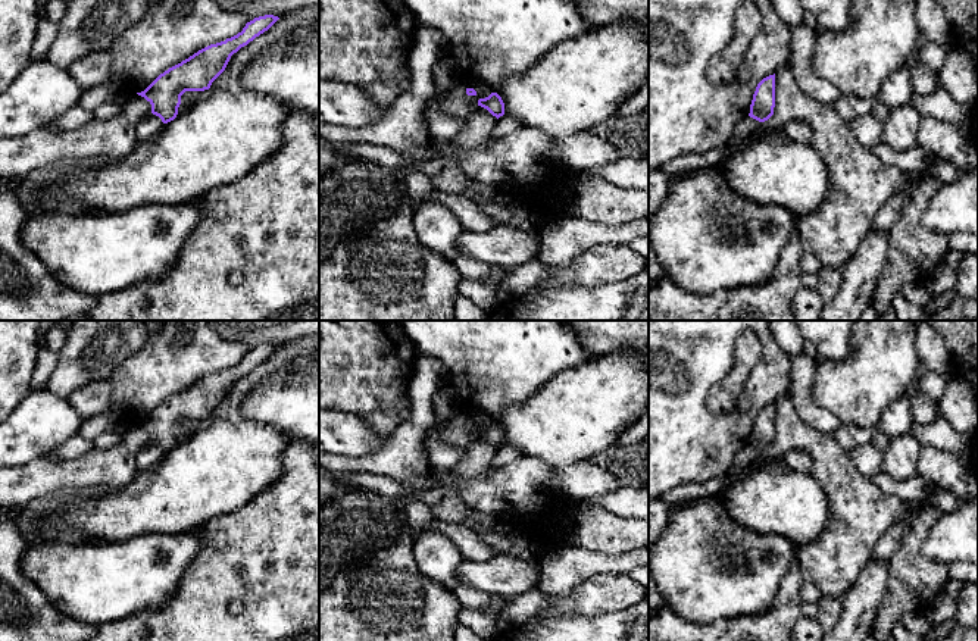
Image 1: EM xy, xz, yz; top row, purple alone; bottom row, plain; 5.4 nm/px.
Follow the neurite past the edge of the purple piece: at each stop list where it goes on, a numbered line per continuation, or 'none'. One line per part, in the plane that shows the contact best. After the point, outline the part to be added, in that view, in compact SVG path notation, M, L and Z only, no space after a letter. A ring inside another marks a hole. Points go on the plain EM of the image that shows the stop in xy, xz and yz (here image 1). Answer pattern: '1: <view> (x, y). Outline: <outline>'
1: xy (115, 468). Outline: M131 423L122 431L122 443L113 448L94 448L72 460L44 456L25 465L0 468L0 509L19 510L35 498L68 487L116 491L135 478L135 456L150 443L150 431Z

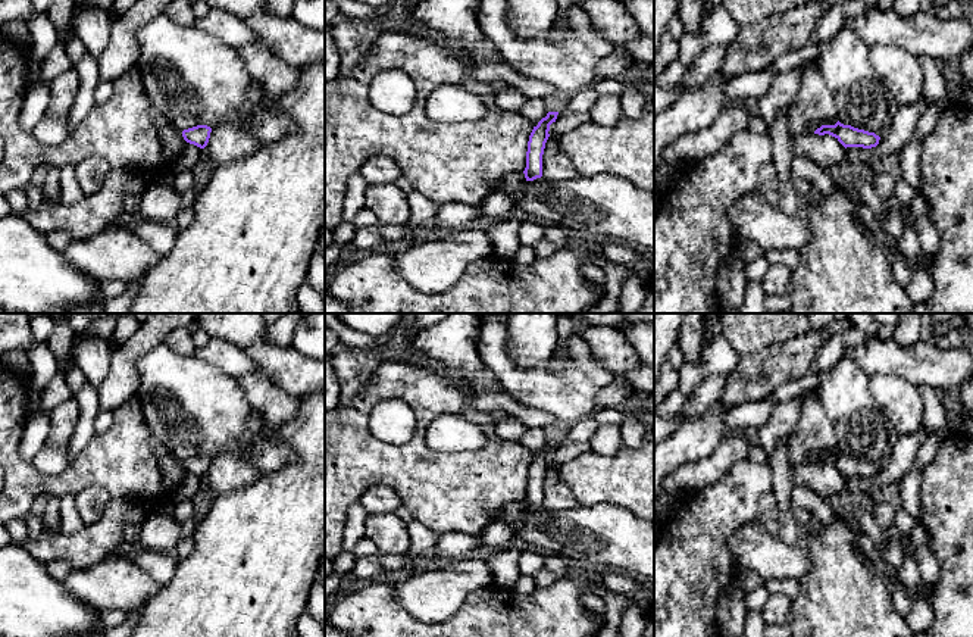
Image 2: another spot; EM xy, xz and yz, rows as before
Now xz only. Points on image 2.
none

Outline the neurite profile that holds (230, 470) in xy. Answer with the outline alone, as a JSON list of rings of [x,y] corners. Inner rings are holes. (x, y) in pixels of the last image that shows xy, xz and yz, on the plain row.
[[[254,409],[245,427],[245,435],[240,438],[238,446],[212,458],[206,478],[213,496],[247,487],[256,480],[256,472],[245,459],[245,444],[259,431],[263,421],[265,413]]]

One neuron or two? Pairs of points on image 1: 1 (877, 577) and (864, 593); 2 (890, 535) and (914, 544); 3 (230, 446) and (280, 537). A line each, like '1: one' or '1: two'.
1: one
2: two
3: two

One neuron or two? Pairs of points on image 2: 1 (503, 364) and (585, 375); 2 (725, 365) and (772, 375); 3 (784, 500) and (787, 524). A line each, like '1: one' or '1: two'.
1: one
2: two
3: one

